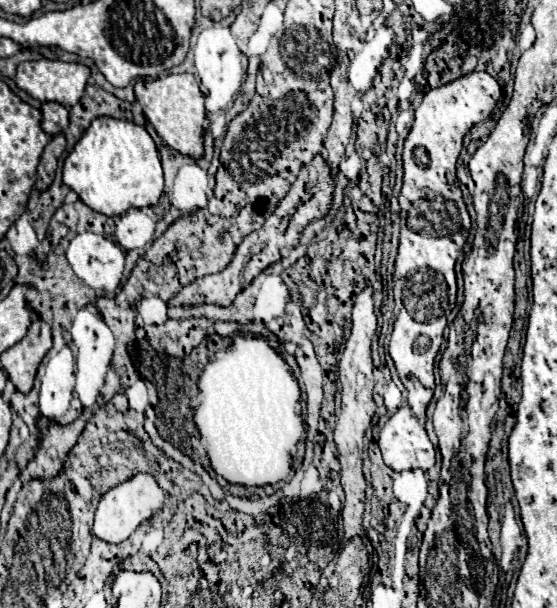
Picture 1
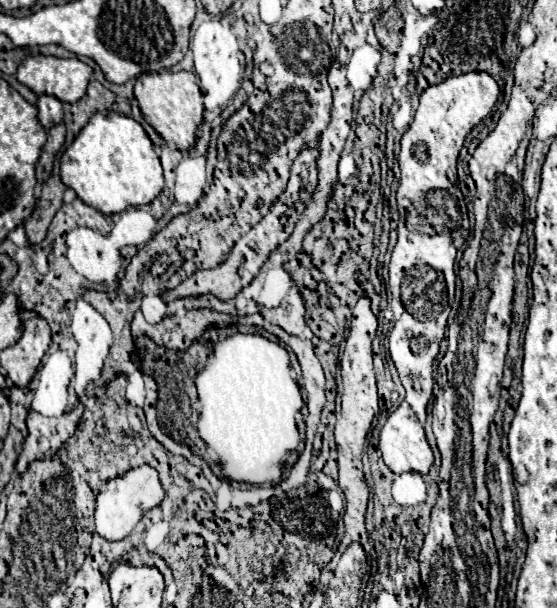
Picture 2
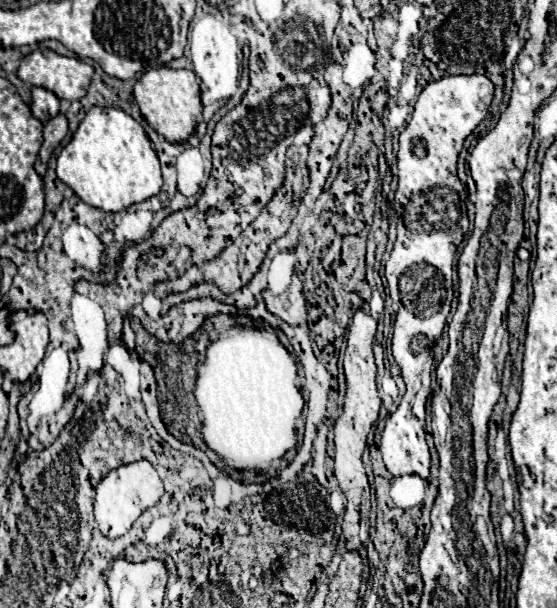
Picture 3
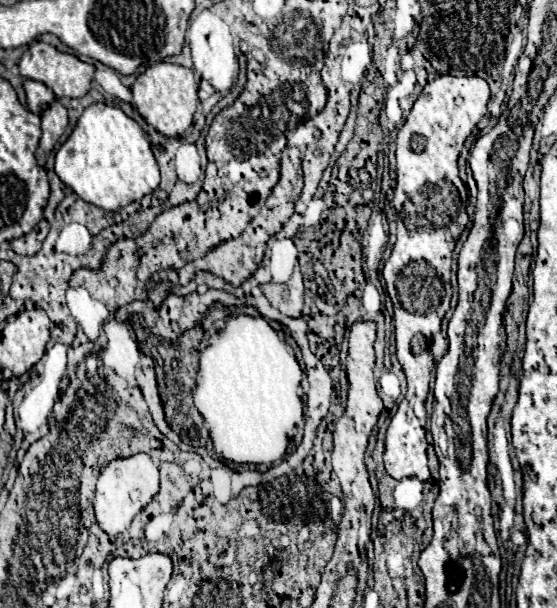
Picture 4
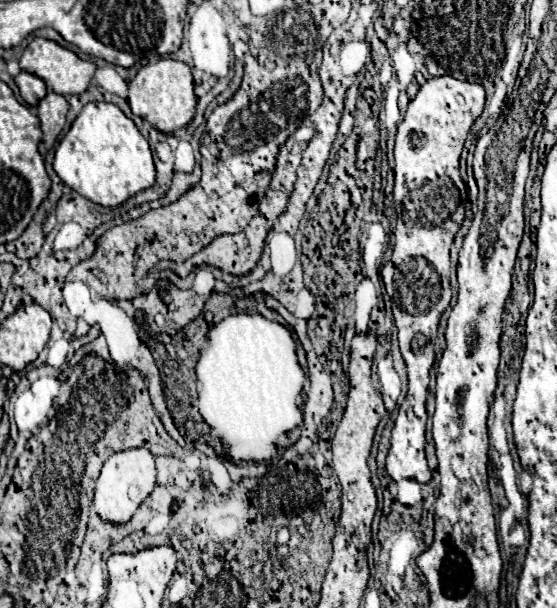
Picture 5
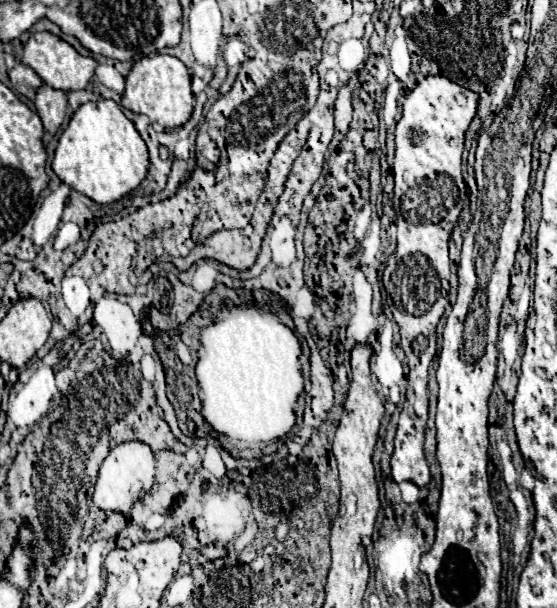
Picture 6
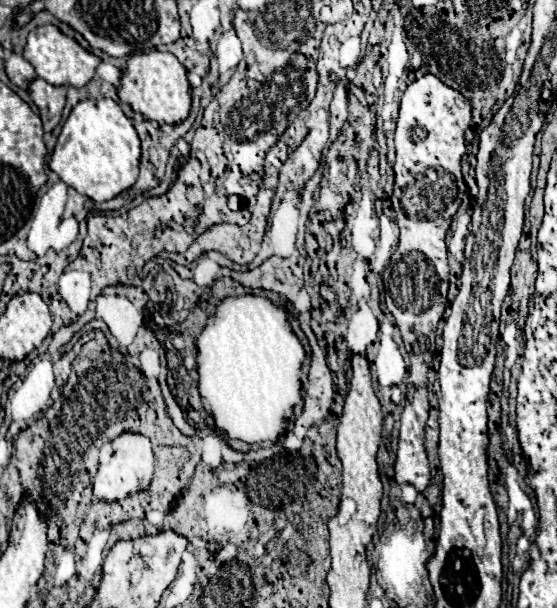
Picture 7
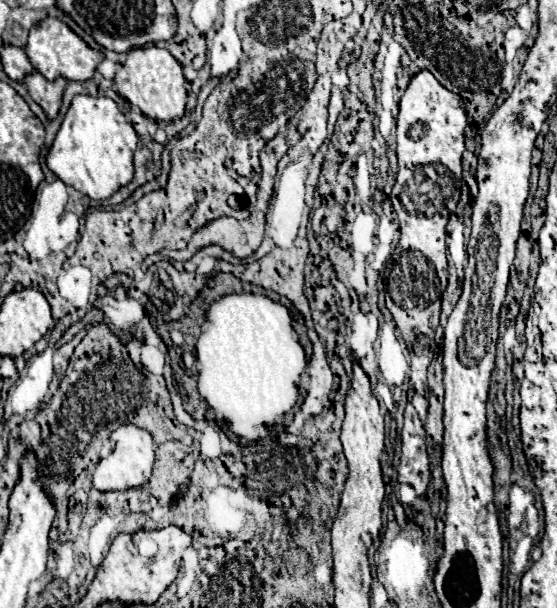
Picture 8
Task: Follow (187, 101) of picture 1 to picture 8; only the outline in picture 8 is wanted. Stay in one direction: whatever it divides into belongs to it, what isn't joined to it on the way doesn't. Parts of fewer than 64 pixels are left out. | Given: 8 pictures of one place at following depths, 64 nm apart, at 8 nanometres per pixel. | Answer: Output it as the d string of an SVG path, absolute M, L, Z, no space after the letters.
M144 46L134 48L128 52L124 64L114 76L114 88L116 92L126 98L132 106L140 108L142 114L154 120L180 120L186 110L186 88L184 88L184 74L180 62L164 48L156 46Z

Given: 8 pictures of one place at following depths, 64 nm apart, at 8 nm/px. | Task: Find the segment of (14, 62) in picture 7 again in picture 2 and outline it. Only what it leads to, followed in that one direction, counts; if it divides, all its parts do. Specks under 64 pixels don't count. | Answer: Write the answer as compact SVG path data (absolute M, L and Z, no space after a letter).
M38 96L38 120L44 128L50 128L58 122L62 122L62 102L54 96Z

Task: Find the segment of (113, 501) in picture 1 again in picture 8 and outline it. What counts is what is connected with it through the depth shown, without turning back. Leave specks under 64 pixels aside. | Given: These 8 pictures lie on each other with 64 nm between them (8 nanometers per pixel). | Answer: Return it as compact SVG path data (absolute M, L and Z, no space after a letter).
M122 424L116 428L110 436L110 442L114 450L102 458L94 470L94 486L102 492L110 490L126 490L126 488L136 488L148 482L152 464L154 464L154 440L152 434L136 424Z

